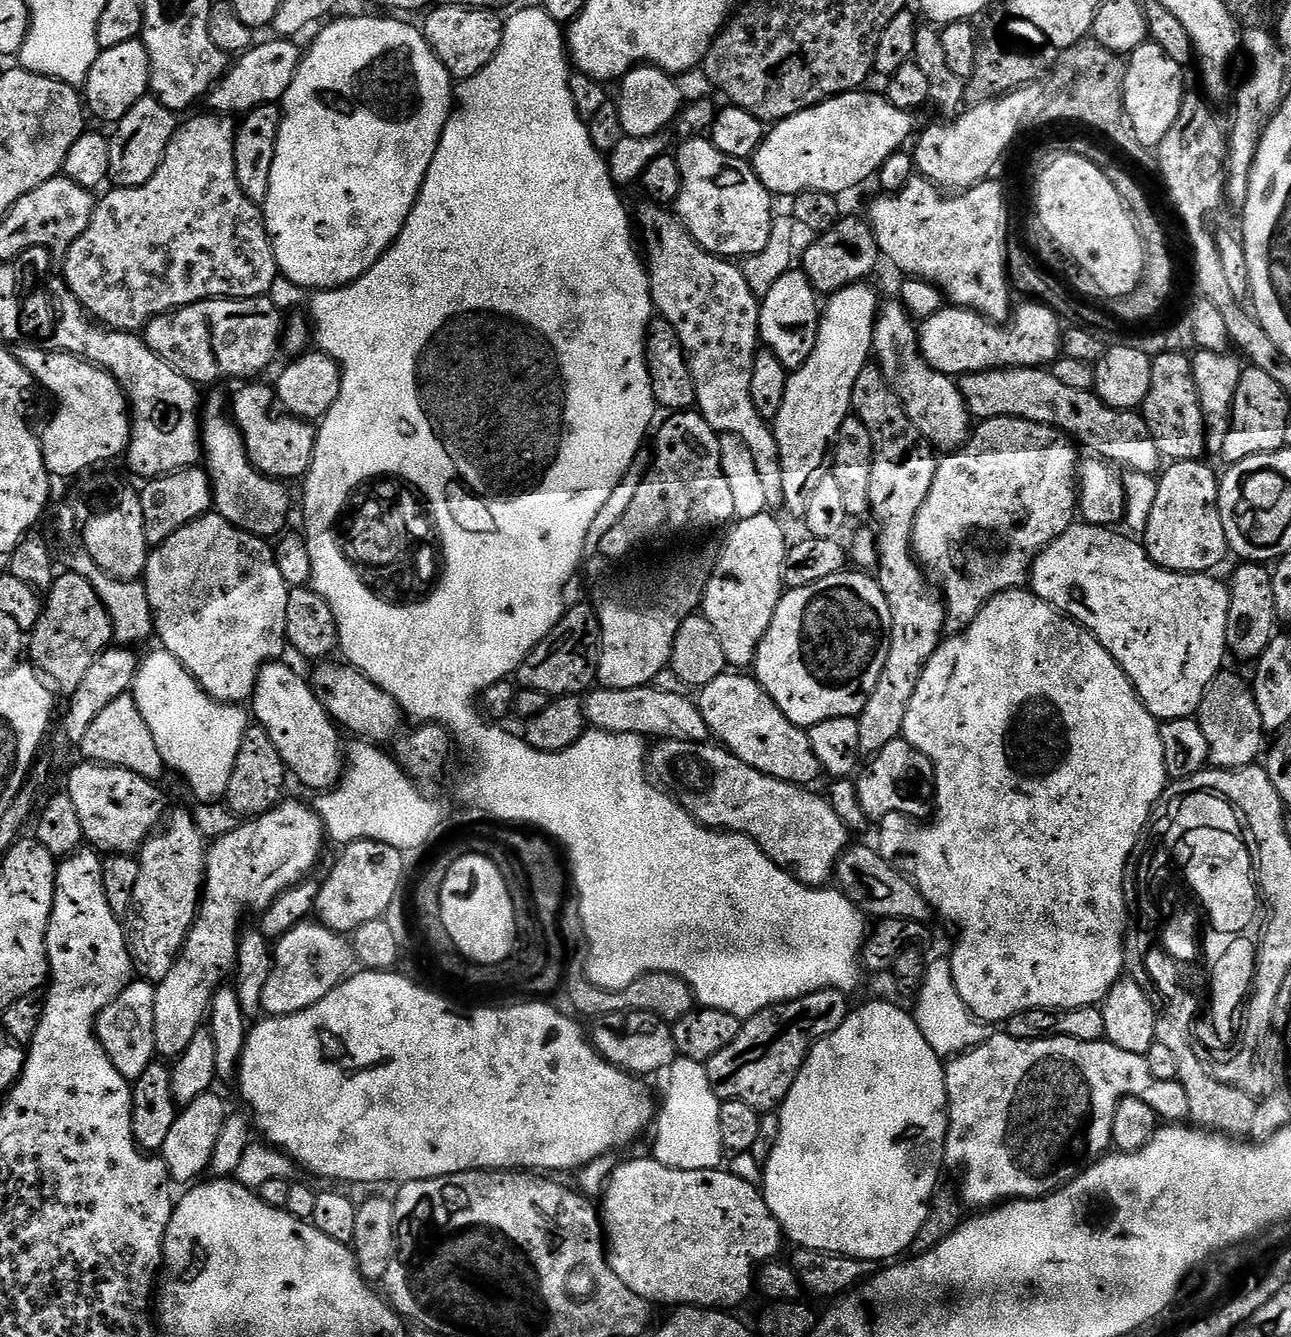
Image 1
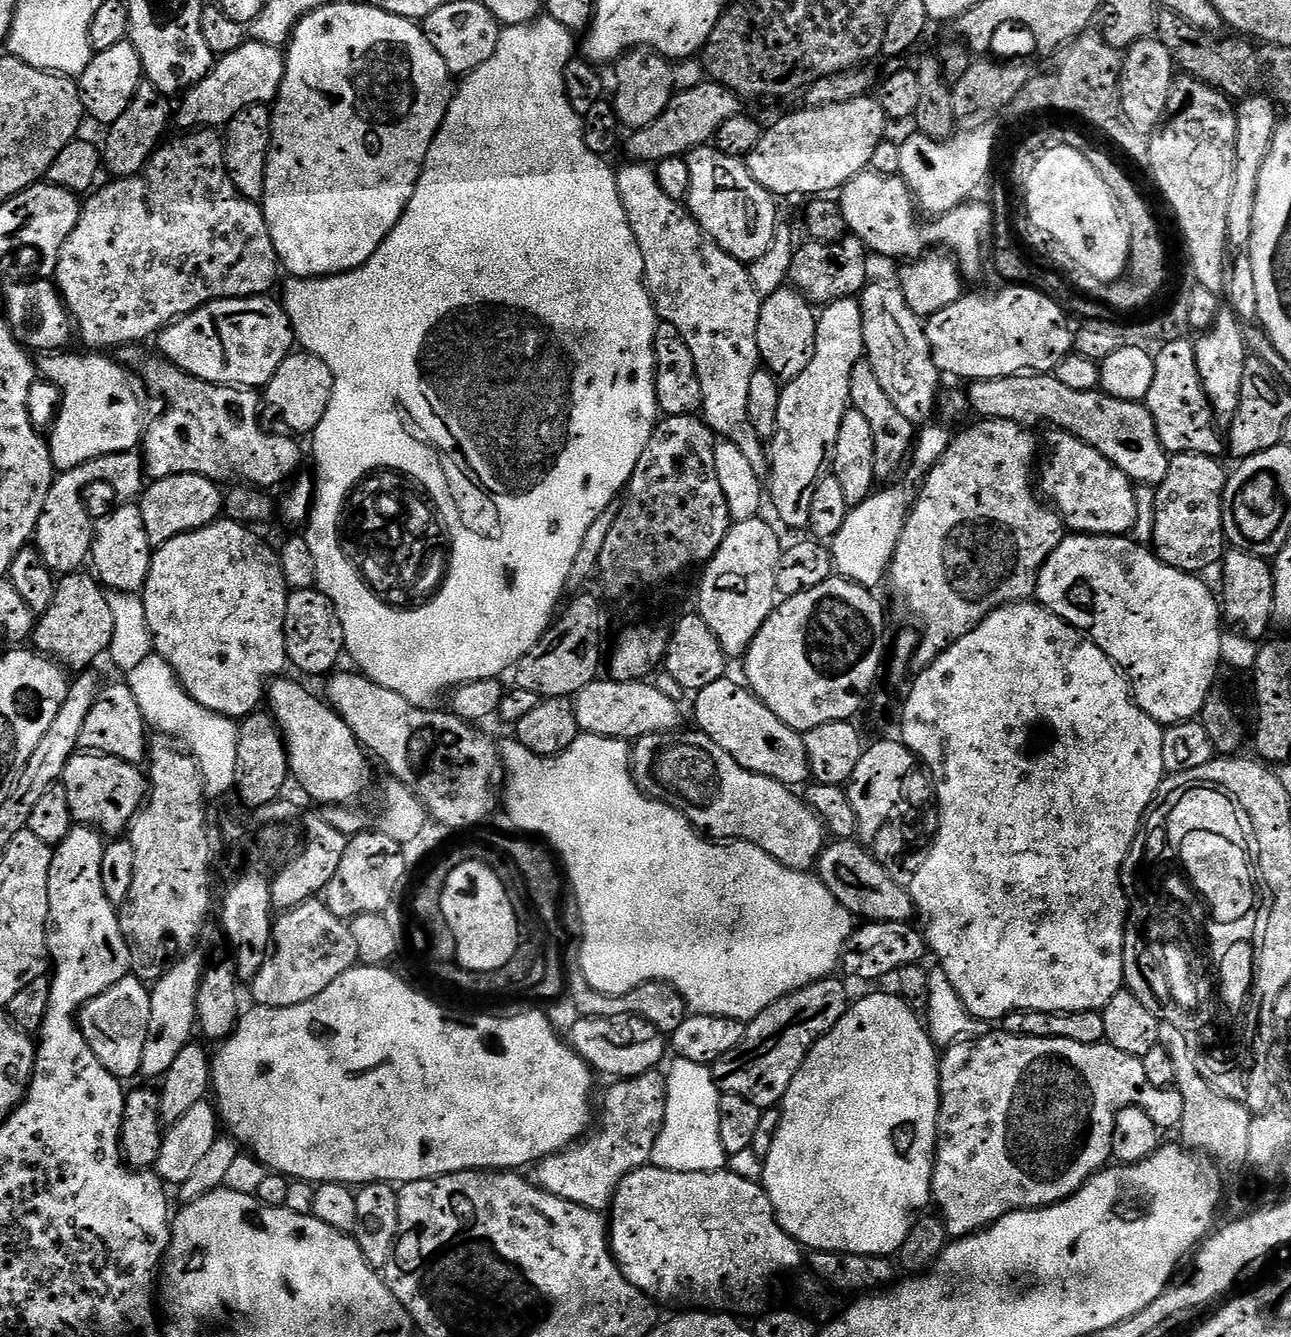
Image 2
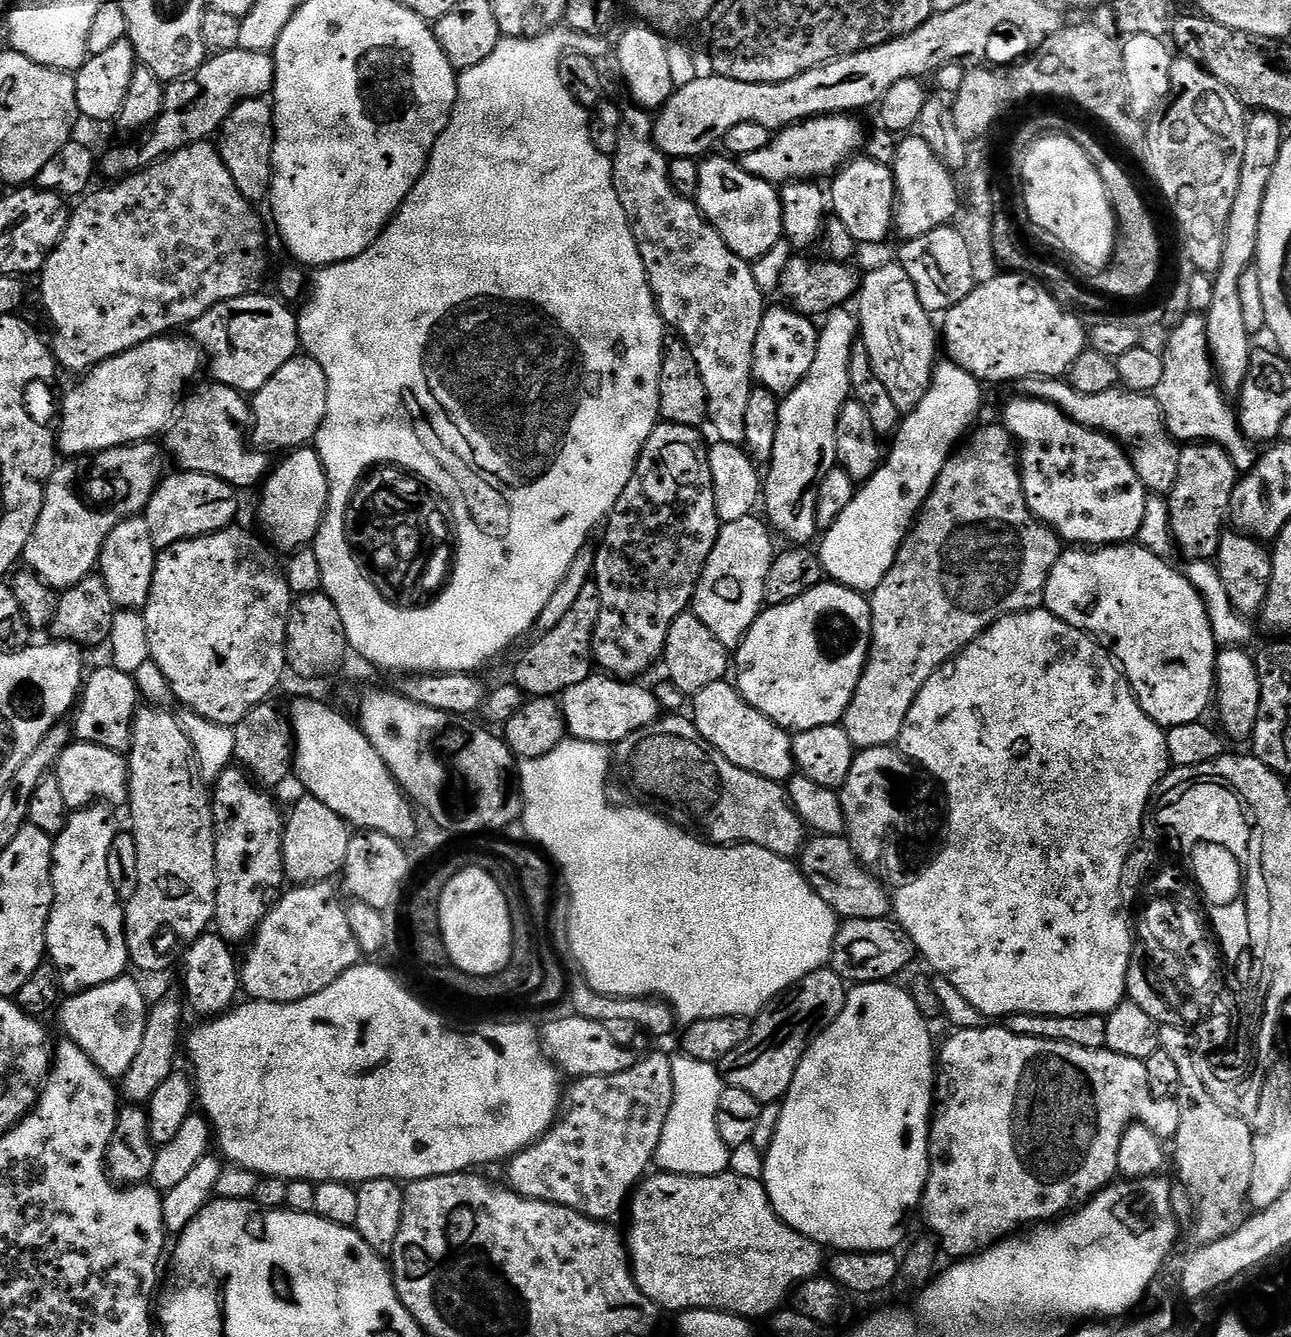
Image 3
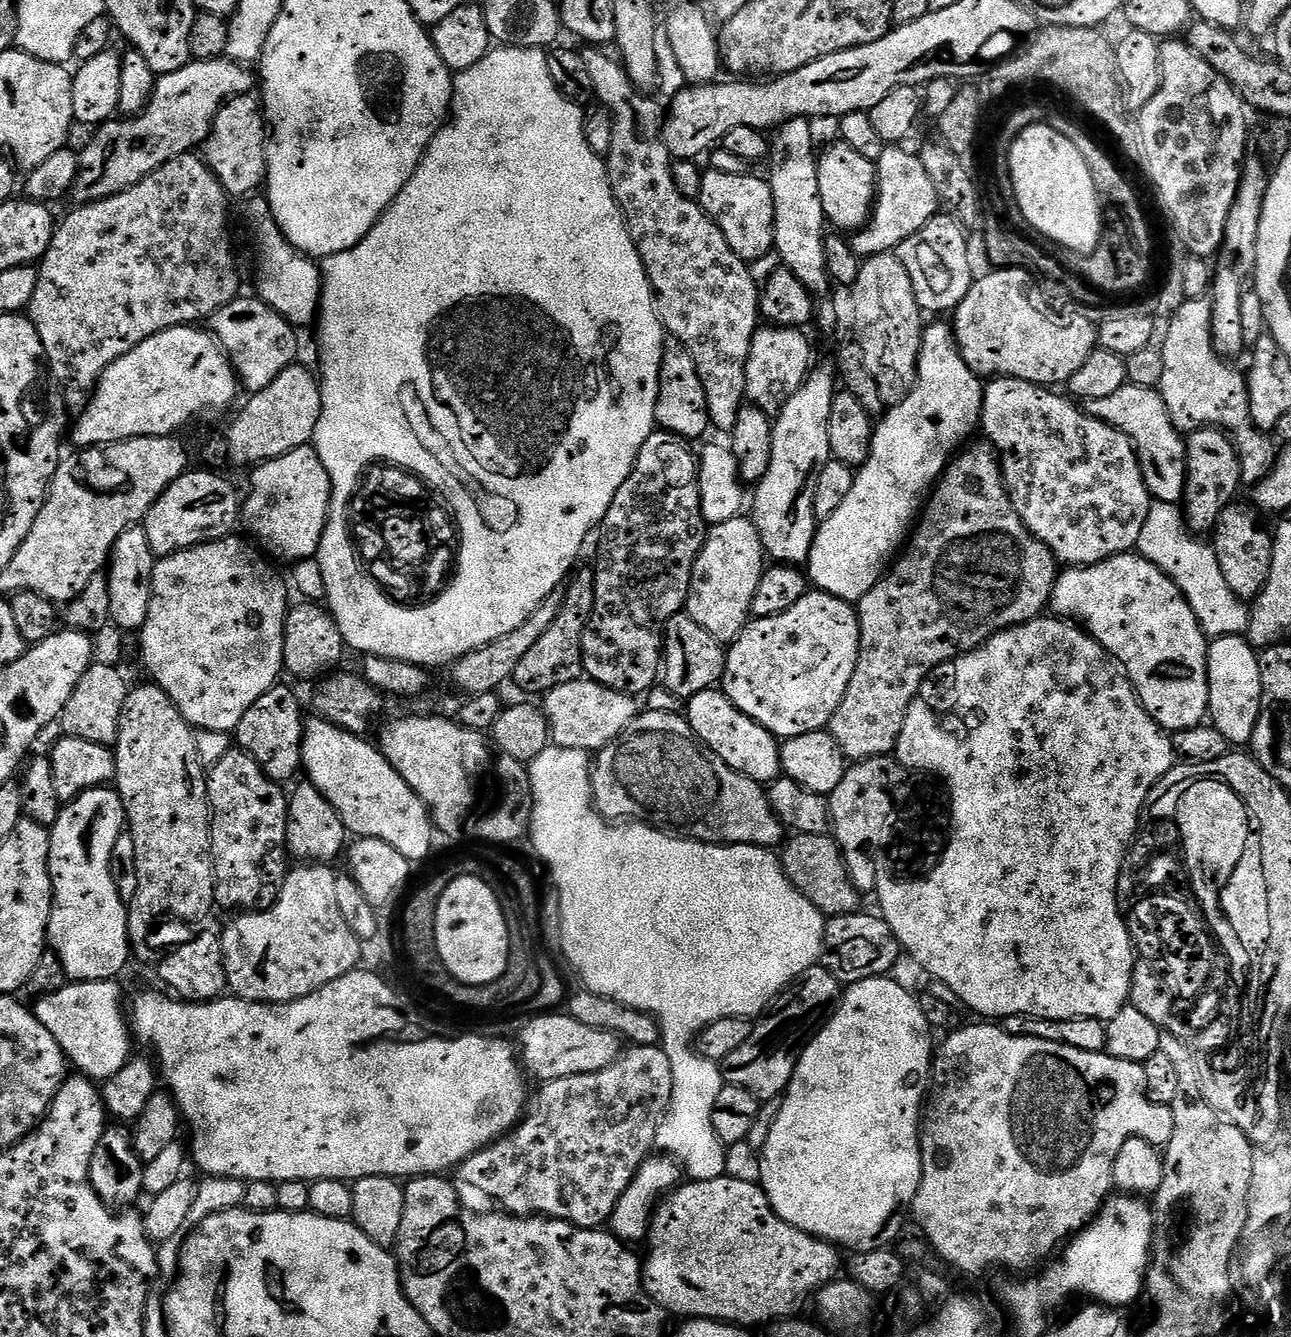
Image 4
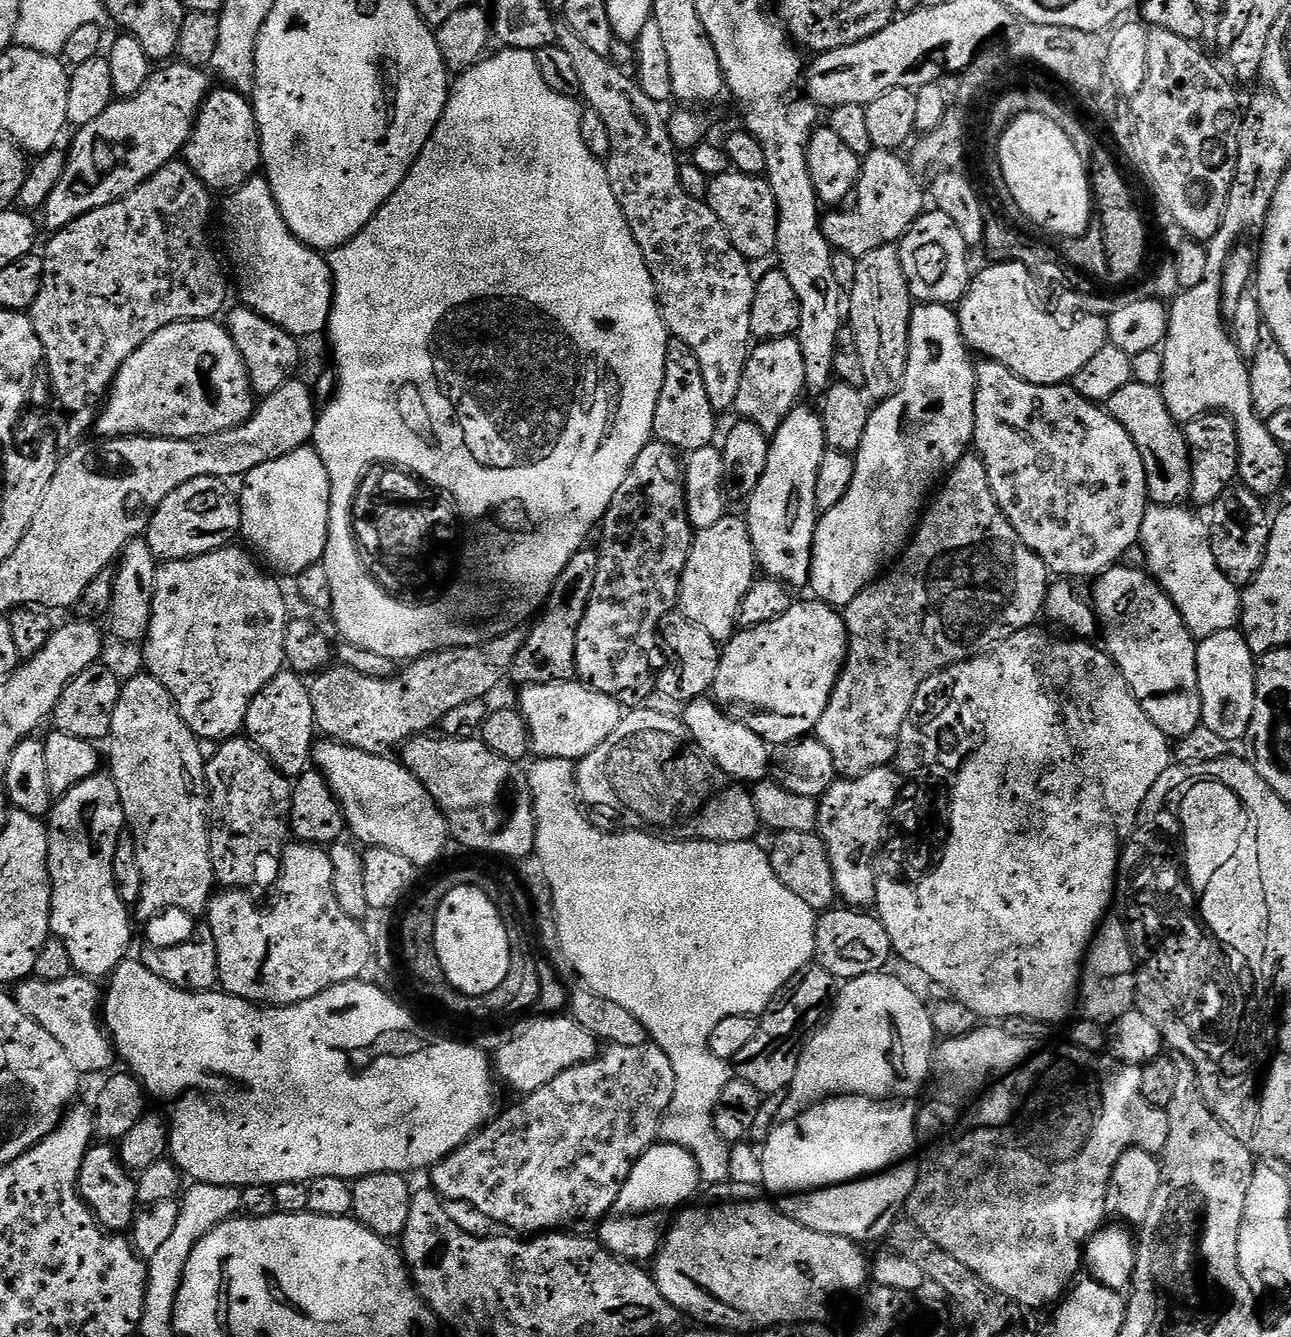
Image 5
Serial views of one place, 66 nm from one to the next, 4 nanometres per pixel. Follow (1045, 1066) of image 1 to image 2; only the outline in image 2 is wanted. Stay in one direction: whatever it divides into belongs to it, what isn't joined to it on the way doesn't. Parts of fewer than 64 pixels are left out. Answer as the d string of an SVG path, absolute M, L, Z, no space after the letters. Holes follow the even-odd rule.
M992 1030L979 1038L969 1038L949 1044L945 1052L948 1053L943 1053L940 1056L940 1117L938 1118L938 1130L940 1133L936 1136L936 1165L932 1171L932 1200L934 1204L940 1207L940 1212L938 1211L939 1219L944 1221L949 1237L952 1238L971 1236L974 1232L987 1230L991 1224L1001 1220L1007 1212L1020 1212L1024 1208L1049 1208L1051 1204L1061 1204L1063 1200L1070 1198L1091 1176L1096 1175L1097 1172L1103 1172L1109 1161L1113 1159L1110 1130L1116 1125L1116 1116L1123 1108L1141 1108L1142 1110L1146 1110L1146 1114L1150 1114L1150 1118L1154 1118L1156 1127L1160 1130L1165 1130L1164 1128L1172 1128L1172 1130L1179 1129L1182 1122L1182 1094L1176 1091L1175 1087L1159 1088L1158 1086L1154 1086L1146 1078L1146 1070L1142 1070L1141 1057L1122 1054L1122 1050L1114 1050L1114 1046L1110 1046L1107 1042L1083 1044L1082 1042L1070 1042L1066 1038L1030 1038L1029 1036L1015 1036L1003 1030L997 1030L997 1032Z

